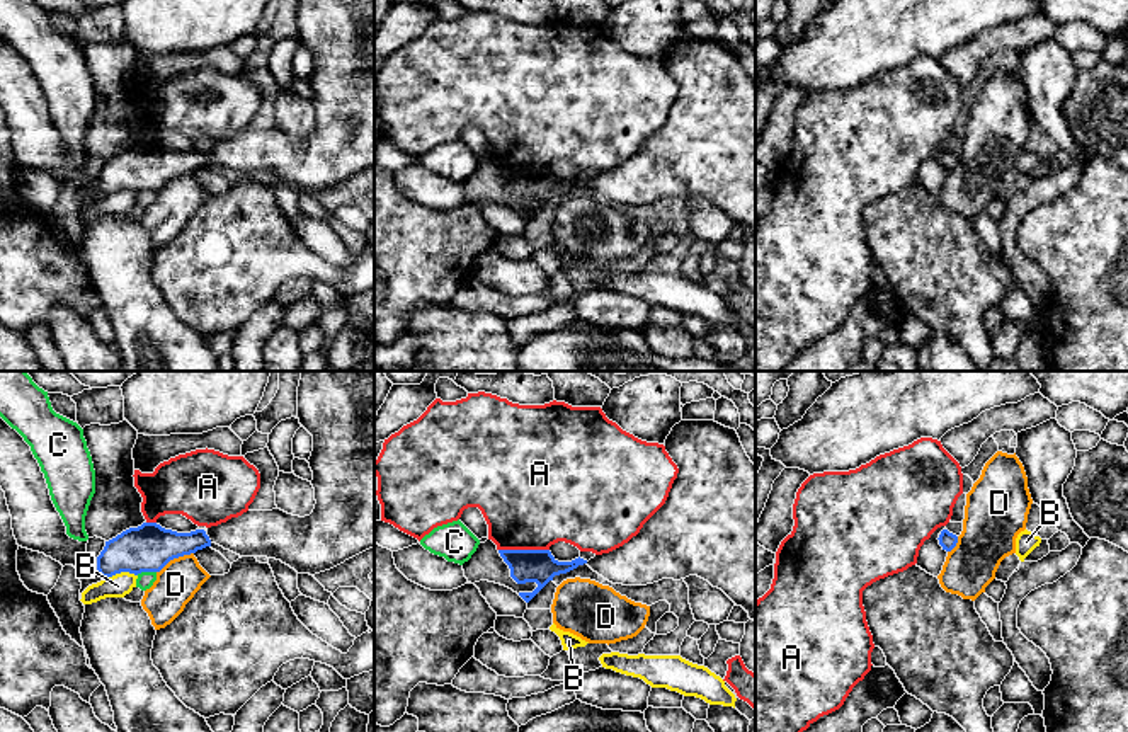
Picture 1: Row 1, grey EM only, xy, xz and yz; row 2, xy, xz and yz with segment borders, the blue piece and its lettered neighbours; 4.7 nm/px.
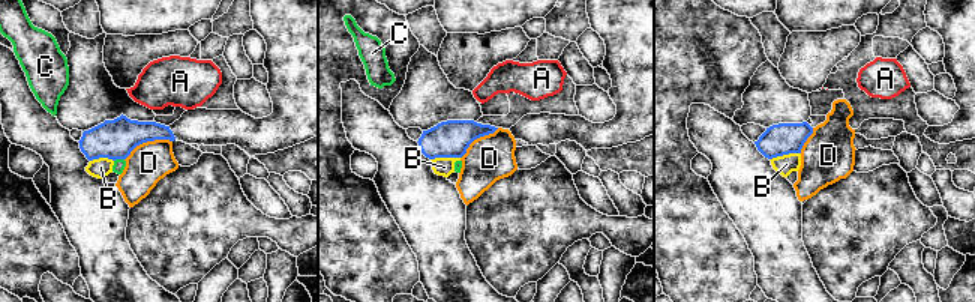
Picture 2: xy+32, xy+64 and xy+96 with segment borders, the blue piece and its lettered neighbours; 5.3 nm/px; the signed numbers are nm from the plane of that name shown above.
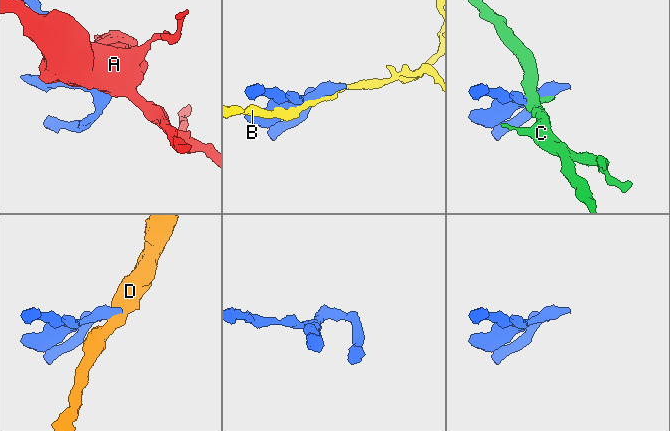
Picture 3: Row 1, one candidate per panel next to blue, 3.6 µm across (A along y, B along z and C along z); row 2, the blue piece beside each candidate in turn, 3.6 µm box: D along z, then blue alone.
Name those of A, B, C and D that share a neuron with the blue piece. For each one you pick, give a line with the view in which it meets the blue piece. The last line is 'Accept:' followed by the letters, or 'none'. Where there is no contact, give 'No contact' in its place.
Accept: none

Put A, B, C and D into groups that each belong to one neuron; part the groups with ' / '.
A / B / C / D

